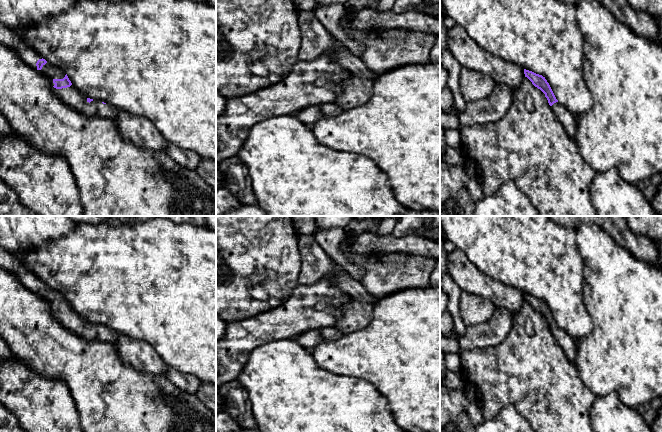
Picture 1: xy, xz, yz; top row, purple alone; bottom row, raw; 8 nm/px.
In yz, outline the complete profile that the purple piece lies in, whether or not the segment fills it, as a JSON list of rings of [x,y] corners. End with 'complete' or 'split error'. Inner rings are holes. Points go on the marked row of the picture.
[[[524,69],[524,74],[525,77],[527,77],[535,87],[540,89],[545,94],[549,105],[552,107],[552,110],[554,111],[561,124],[564,126],[568,135],[575,140],[577,129],[576,118],[564,105],[562,105],[556,99],[545,77],[526,69]]]; split error

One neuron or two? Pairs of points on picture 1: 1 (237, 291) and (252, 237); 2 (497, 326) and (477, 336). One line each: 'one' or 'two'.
1: one
2: one

